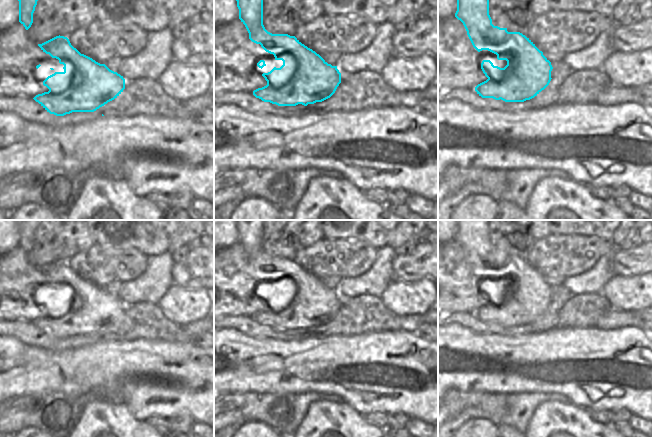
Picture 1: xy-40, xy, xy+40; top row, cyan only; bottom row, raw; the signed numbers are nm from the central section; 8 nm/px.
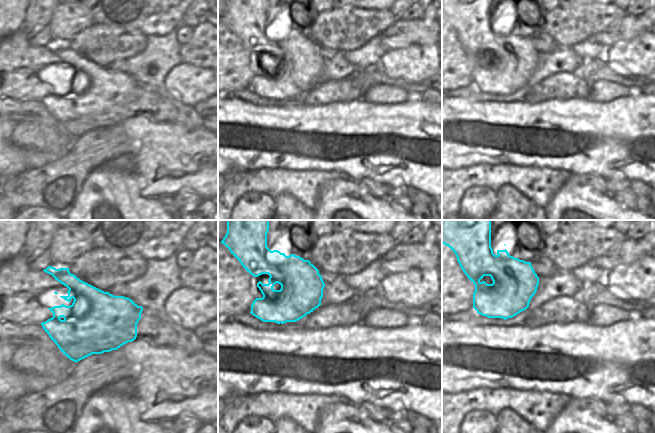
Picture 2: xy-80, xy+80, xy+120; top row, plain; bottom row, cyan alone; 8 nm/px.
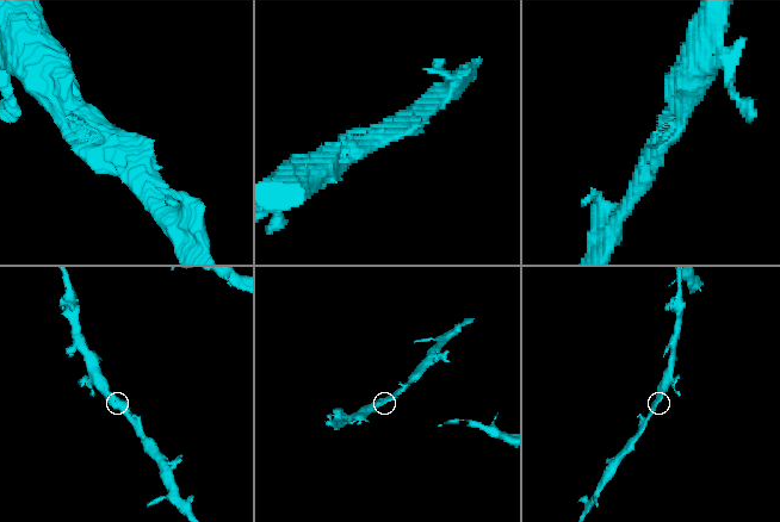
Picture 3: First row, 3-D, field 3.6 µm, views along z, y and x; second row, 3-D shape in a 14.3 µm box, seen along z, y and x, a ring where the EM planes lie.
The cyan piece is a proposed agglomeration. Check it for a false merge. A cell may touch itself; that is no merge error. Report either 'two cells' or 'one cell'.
one cell

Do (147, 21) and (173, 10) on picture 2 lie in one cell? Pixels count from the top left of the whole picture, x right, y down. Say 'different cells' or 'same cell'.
same cell

